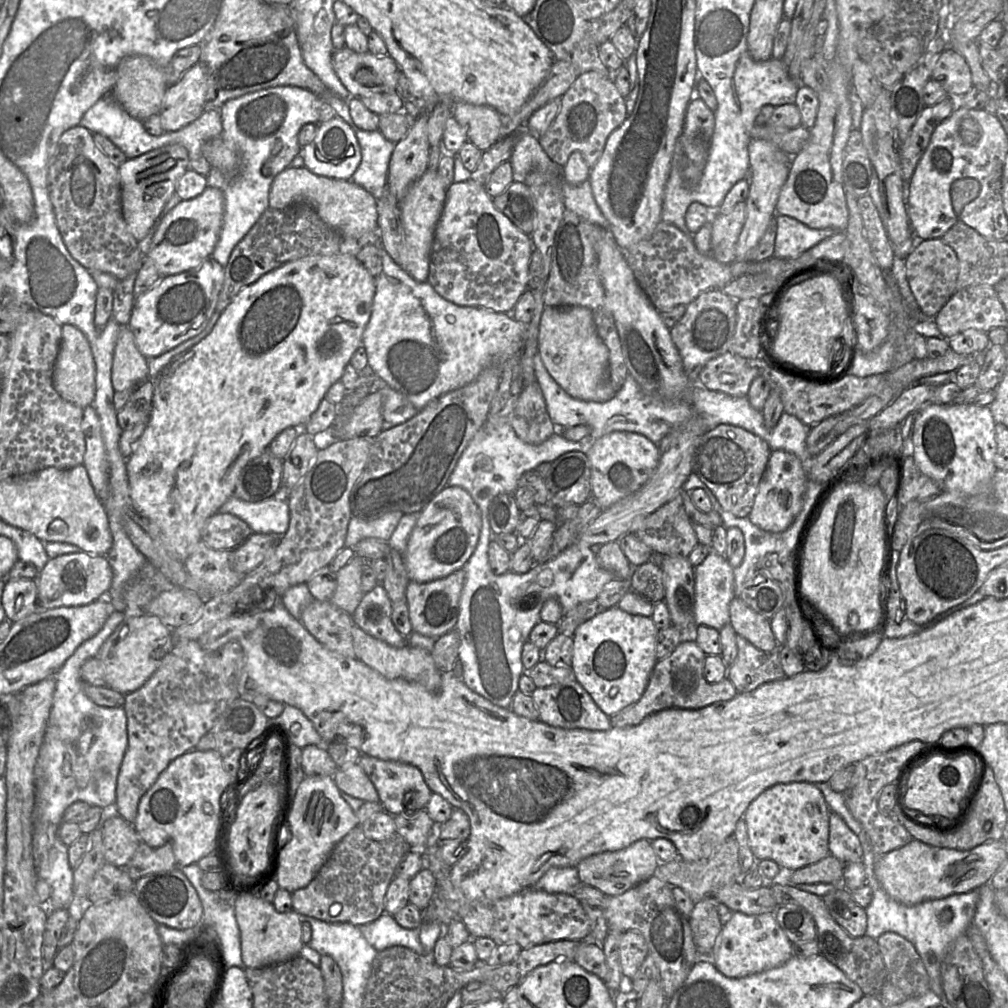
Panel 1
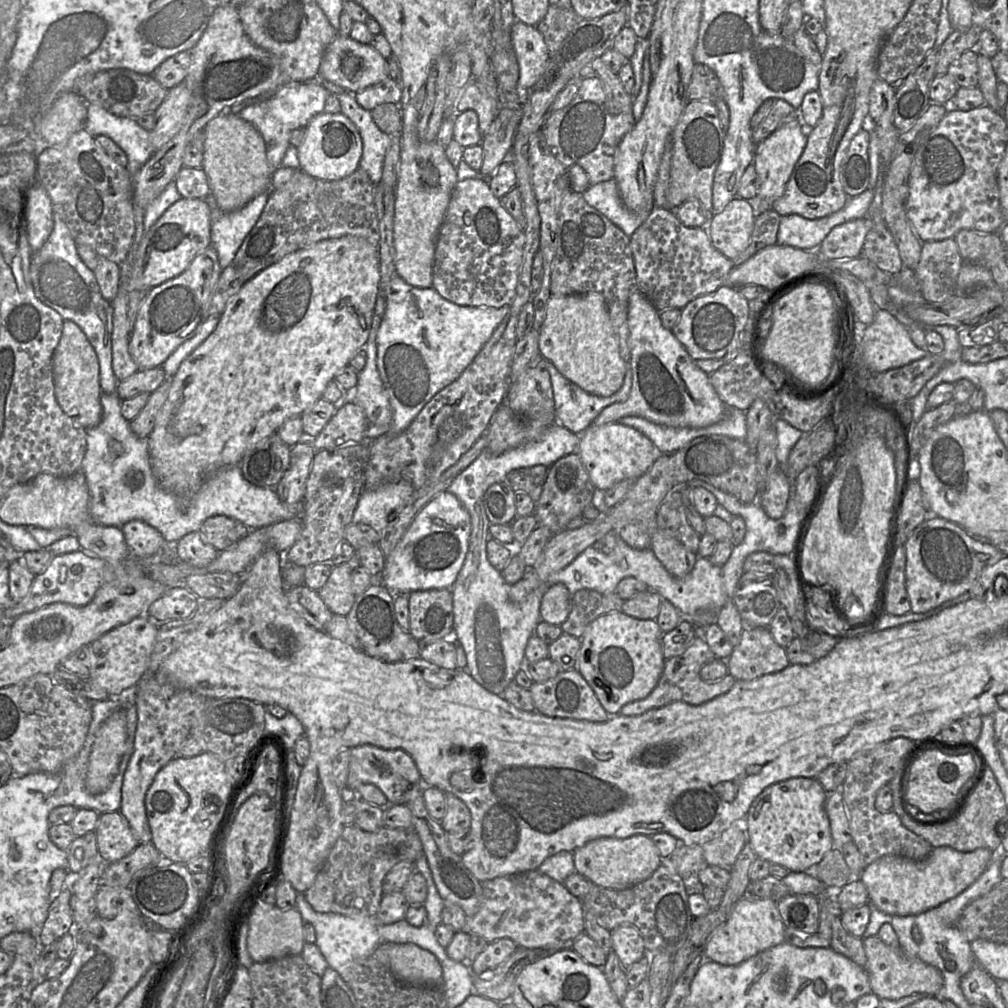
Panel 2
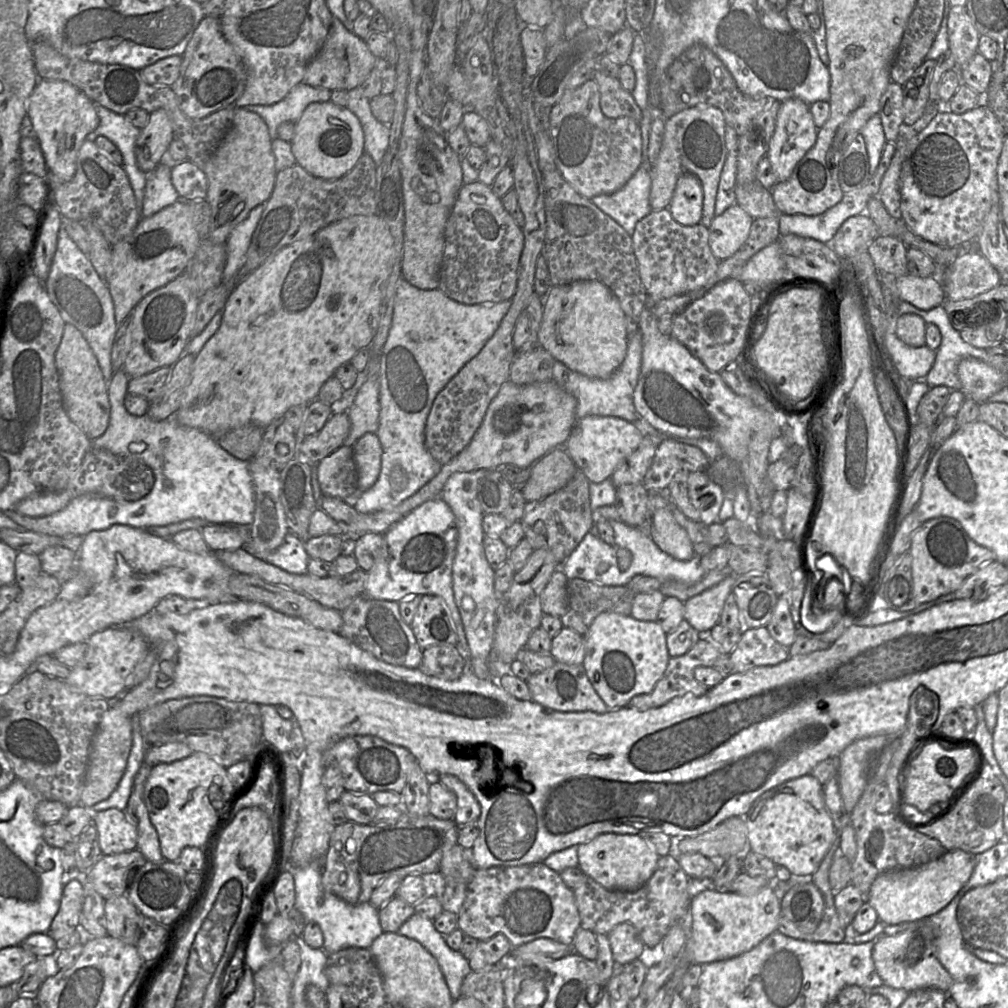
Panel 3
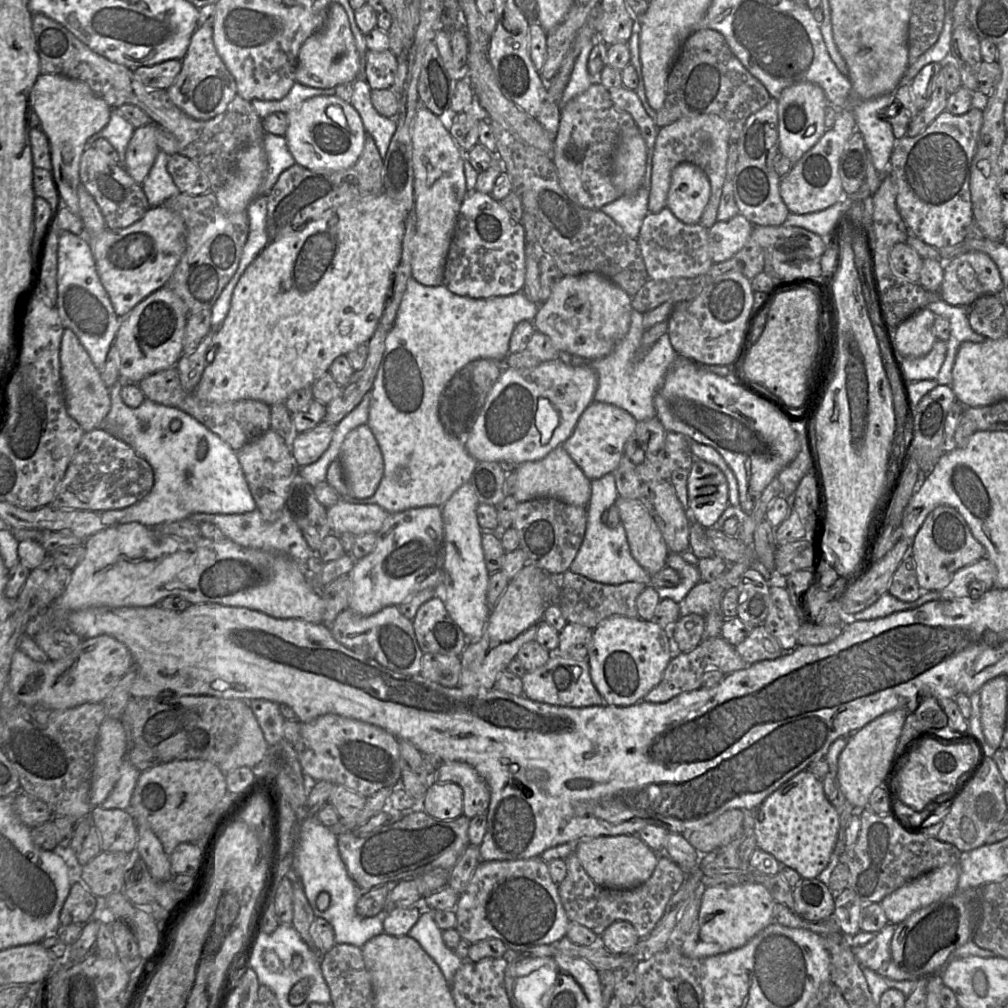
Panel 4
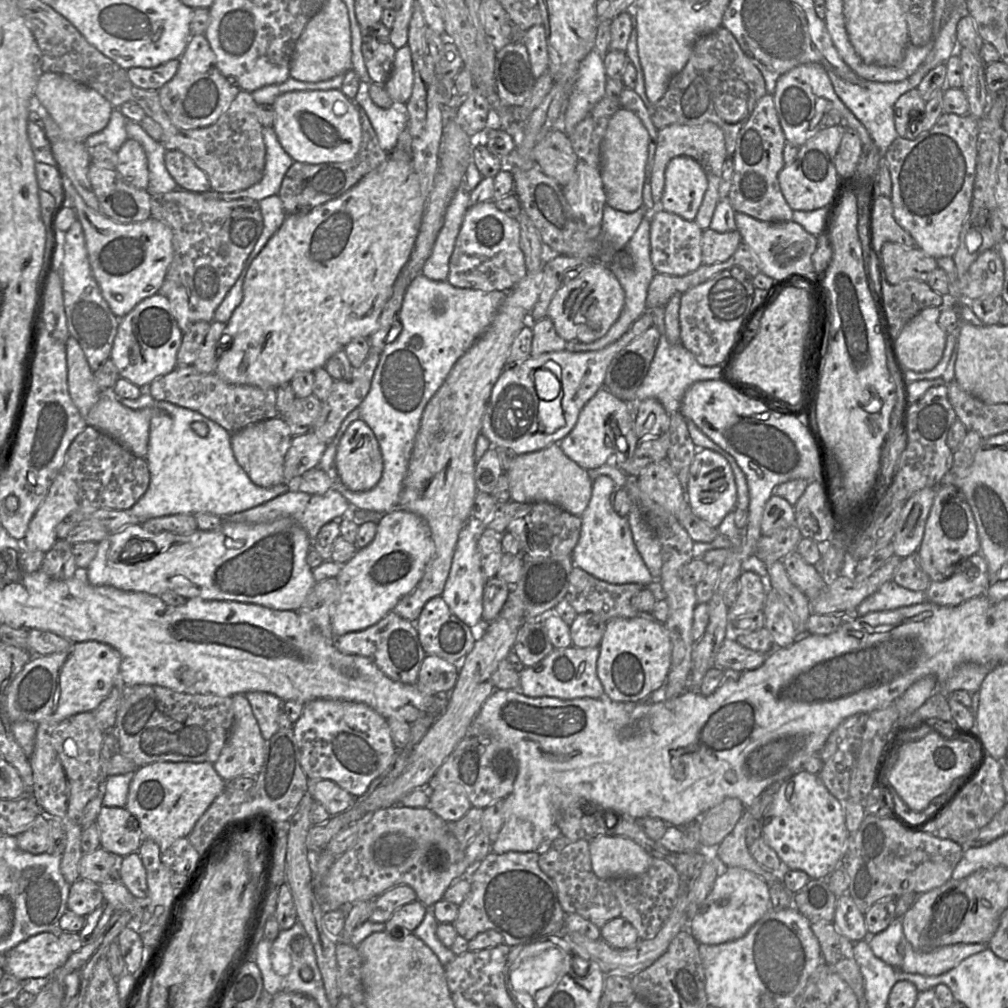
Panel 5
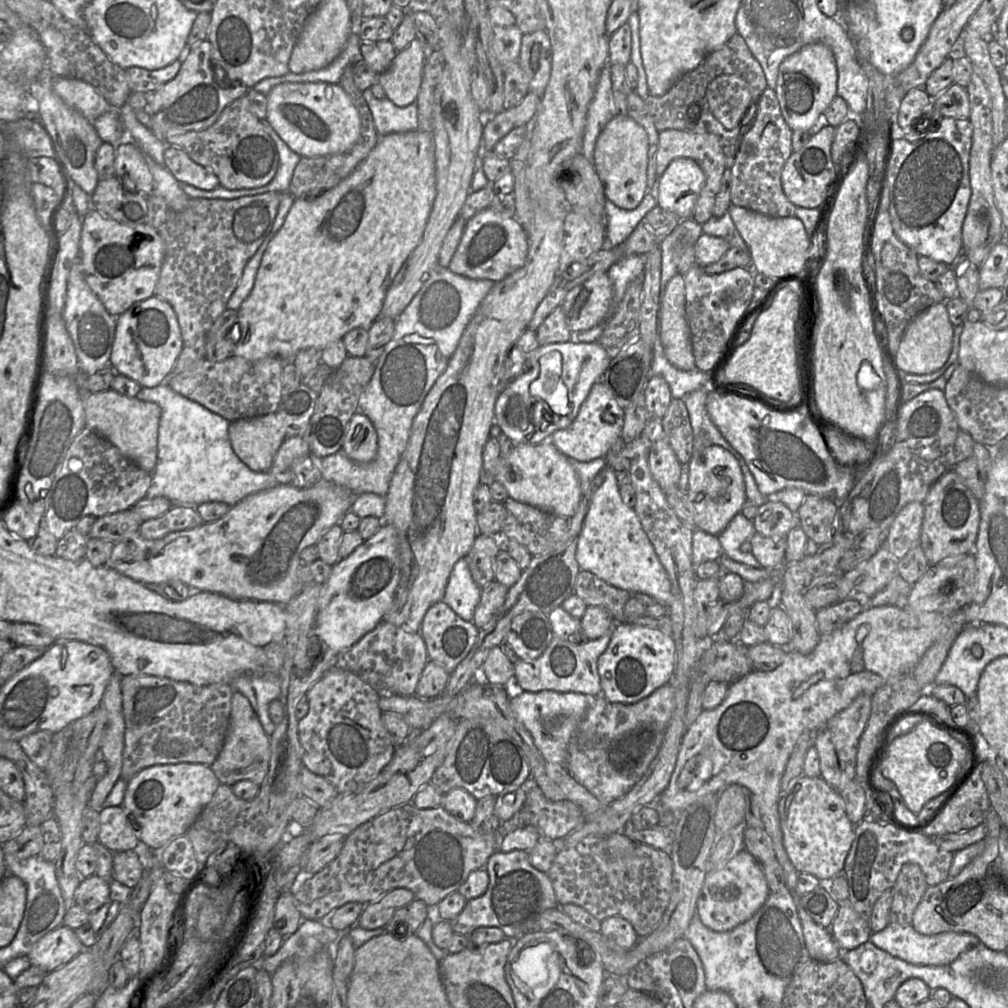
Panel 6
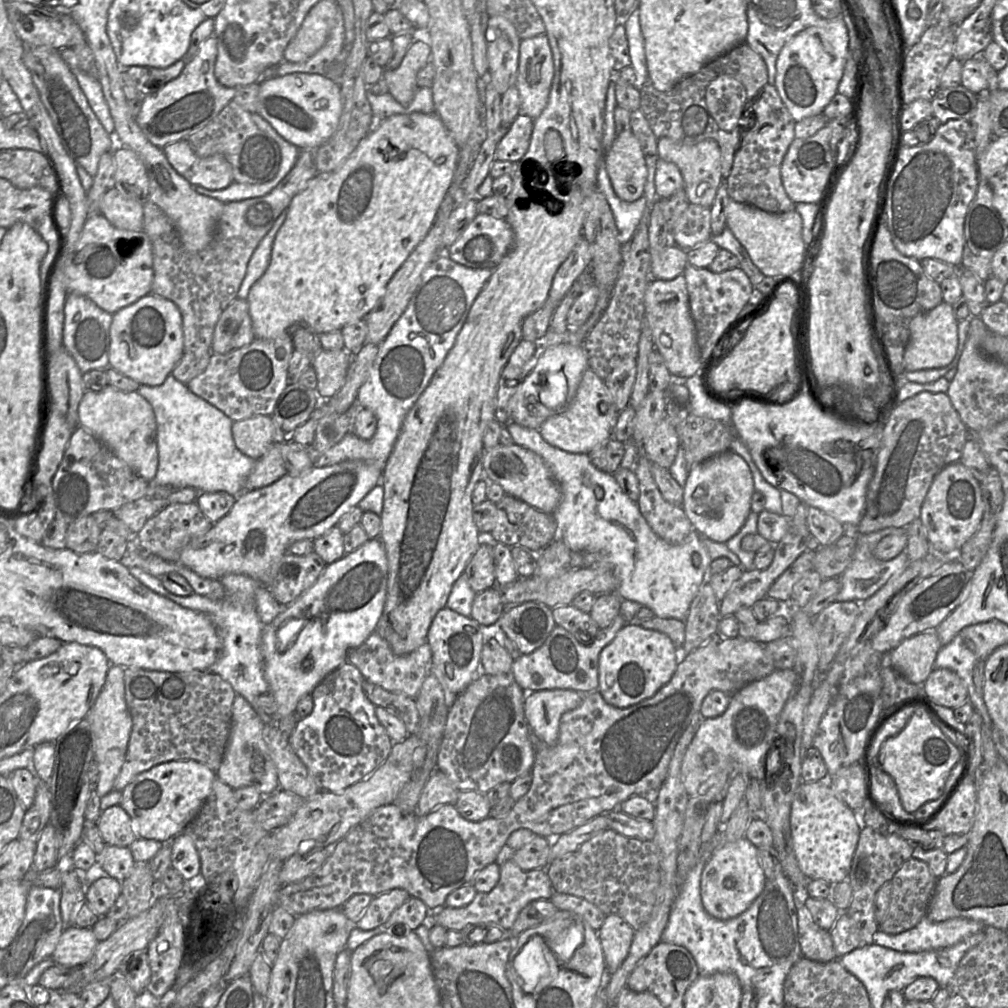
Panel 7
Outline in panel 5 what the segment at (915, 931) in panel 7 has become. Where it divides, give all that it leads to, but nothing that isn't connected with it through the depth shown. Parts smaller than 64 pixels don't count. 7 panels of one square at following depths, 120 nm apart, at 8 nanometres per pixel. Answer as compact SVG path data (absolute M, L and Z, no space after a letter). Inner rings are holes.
M895 918L881 933L870 936L869 947L873 954L886 964L909 974L922 976L939 976L958 966L968 957L984 951L986 944L955 944L943 946L931 953L920 953L913 950L907 941L900 918Z

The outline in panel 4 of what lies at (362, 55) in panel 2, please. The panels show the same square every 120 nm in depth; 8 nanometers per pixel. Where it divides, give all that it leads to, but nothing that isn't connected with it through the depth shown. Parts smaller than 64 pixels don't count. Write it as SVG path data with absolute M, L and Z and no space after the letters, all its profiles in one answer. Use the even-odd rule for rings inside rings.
M331 2L324 27L311 35L299 50L295 81L312 88L335 88L340 84L353 83L358 78L360 66L347 13L342 5Z

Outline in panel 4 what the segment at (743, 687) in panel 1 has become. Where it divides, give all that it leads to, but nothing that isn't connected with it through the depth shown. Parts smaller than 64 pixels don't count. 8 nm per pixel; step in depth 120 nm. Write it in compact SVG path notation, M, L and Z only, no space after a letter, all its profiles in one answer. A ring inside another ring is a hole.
M763 624L755 626L745 639L734 647L747 664L776 659L784 653L779 642Z

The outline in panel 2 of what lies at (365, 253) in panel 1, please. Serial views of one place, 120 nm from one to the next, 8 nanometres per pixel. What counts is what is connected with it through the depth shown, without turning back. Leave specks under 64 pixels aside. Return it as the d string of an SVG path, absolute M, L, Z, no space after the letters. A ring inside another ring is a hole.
M360 167L351 175L337 181L317 179L297 169L288 182L279 188L272 189L258 221L245 237L233 261L222 270L211 300L205 308L204 320L211 315L221 315L228 300L247 281L290 253L322 240L343 236L360 237L377 247L380 241L380 229L374 205L374 186L367 173Z

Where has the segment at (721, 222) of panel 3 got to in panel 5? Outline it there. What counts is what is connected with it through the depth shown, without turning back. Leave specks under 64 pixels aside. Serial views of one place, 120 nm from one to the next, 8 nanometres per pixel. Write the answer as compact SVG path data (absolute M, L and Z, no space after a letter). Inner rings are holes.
M710 228L702 233L702 262L706 265L728 260L742 242L738 230L717 232Z

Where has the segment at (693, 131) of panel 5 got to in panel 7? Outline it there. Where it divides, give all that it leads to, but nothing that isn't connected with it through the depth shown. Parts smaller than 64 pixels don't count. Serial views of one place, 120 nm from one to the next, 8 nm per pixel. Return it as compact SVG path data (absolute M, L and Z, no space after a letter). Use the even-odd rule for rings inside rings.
M662 137L658 139L658 157L664 161L674 163L680 169L689 204L711 208L723 179L721 151L715 140L706 139L695 145L684 145L668 137Z

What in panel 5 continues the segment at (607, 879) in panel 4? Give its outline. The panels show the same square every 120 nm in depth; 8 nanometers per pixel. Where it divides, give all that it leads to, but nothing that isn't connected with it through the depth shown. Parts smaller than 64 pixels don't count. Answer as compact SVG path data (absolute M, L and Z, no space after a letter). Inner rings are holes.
M600 835L589 840L591 866L600 879L633 877L645 873L653 857L633 840Z

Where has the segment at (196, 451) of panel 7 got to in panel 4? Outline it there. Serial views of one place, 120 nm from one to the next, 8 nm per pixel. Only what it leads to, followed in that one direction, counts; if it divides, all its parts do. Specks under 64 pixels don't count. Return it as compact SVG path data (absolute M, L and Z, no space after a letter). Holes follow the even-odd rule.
M119 378L109 387L110 411L102 427L99 428L105 429L130 445L138 455L150 464L154 472L154 485L152 490L135 504L123 509L101 512L101 521L106 527L138 522L146 527L154 528L163 523L185 519L196 513L235 515L256 510L256 503L249 490L238 456L225 441L179 408L162 405L147 398L137 408L127 406L121 397L121 388L126 382ZM173 419L180 419L182 422L181 429L177 432L172 432L169 427ZM145 421L148 423L147 429L143 428L142 423ZM202 439L207 442L207 452L204 458L199 457L199 441Z

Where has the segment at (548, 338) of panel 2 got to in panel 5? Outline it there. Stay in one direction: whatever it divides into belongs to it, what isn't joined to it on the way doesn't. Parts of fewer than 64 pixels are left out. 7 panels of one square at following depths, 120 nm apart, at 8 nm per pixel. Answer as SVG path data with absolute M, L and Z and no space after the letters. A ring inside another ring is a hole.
M593 262L558 289L548 307L547 317L565 341L592 343L602 338L618 320L624 303L624 290L608 265Z

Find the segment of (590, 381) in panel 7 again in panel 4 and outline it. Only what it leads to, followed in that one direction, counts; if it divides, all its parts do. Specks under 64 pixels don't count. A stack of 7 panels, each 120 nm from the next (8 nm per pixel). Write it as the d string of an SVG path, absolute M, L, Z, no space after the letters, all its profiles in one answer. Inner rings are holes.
M593 401L579 417L573 433L562 446L588 479L598 479L615 471L636 425L637 421L626 410Z

